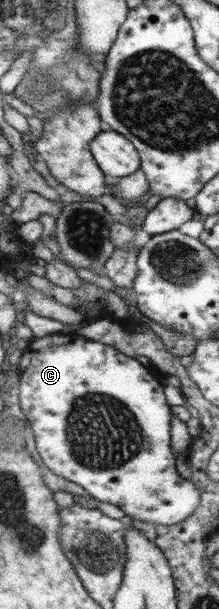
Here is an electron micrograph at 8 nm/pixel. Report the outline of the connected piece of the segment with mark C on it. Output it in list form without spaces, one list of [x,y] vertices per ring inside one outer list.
[[[77,333],[48,334],[42,338],[35,338],[23,349],[21,361],[17,365],[19,376],[19,405],[31,423],[35,438],[36,449],[43,461],[43,465],[51,470],[57,477],[80,485],[92,498],[118,506],[125,512],[126,517],[144,522],[153,522],[159,526],[180,524],[189,515],[193,515],[201,503],[201,494],[195,484],[184,479],[175,469],[174,455],[171,449],[170,431],[172,428],[172,411],[165,394],[164,385],[160,377],[150,368],[143,366],[138,360],[121,353],[116,347],[105,345],[79,336]]]

